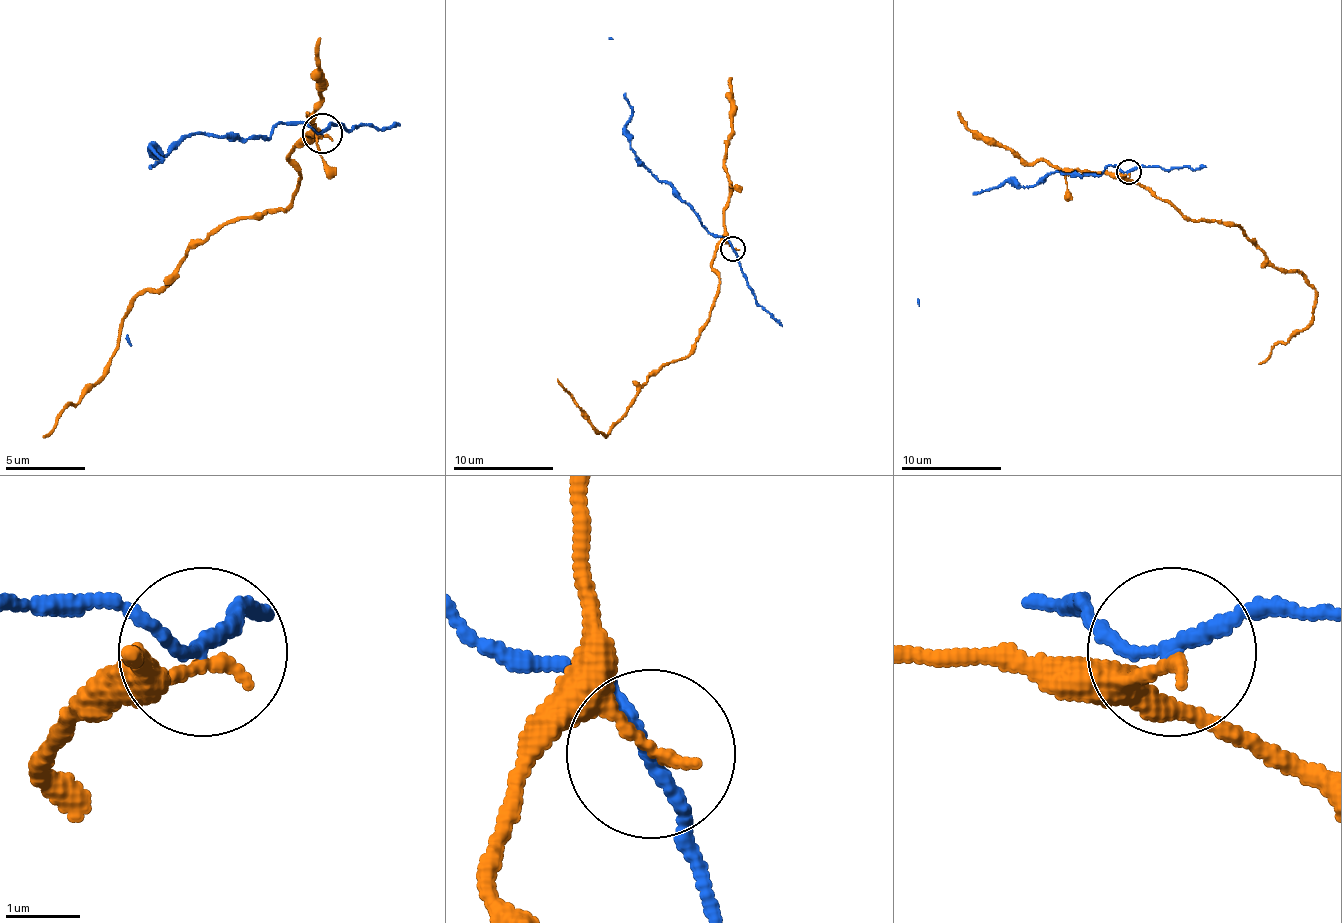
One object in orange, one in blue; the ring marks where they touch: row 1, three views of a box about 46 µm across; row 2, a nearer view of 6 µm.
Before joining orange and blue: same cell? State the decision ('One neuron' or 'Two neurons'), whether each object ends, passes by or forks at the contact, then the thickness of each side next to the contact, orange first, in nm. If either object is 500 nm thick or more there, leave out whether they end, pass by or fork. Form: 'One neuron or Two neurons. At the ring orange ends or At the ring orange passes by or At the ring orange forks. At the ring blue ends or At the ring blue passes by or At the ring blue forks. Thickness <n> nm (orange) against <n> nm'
Two neurons. At the ring orange ends. At the ring blue passes by. Thickness 190 nm (orange) against 170 nm

